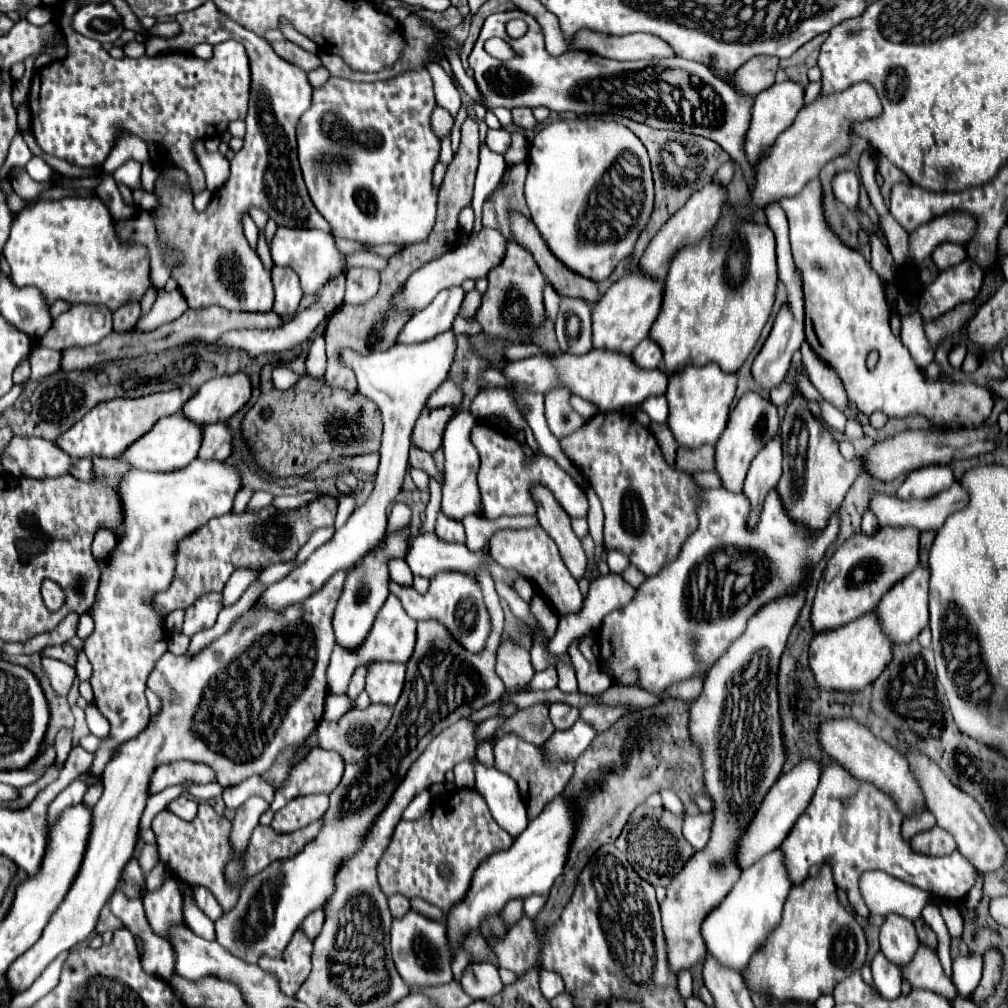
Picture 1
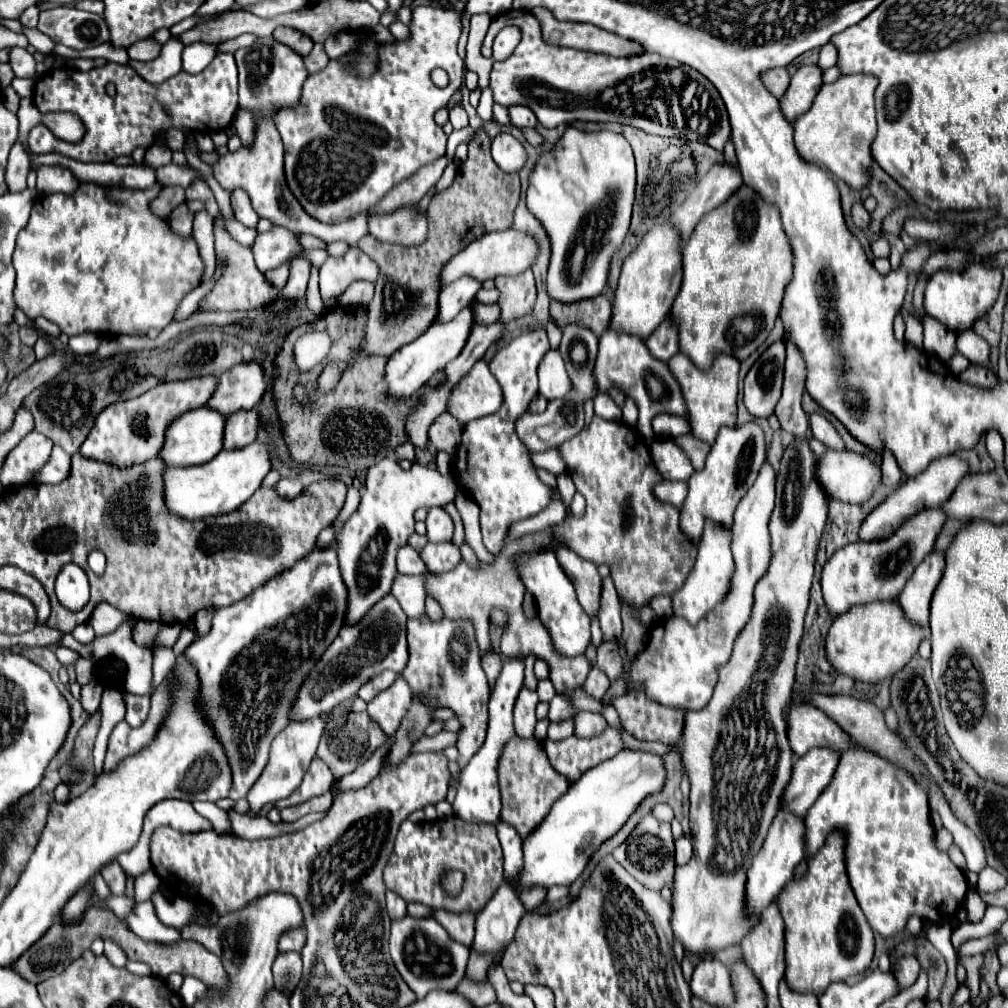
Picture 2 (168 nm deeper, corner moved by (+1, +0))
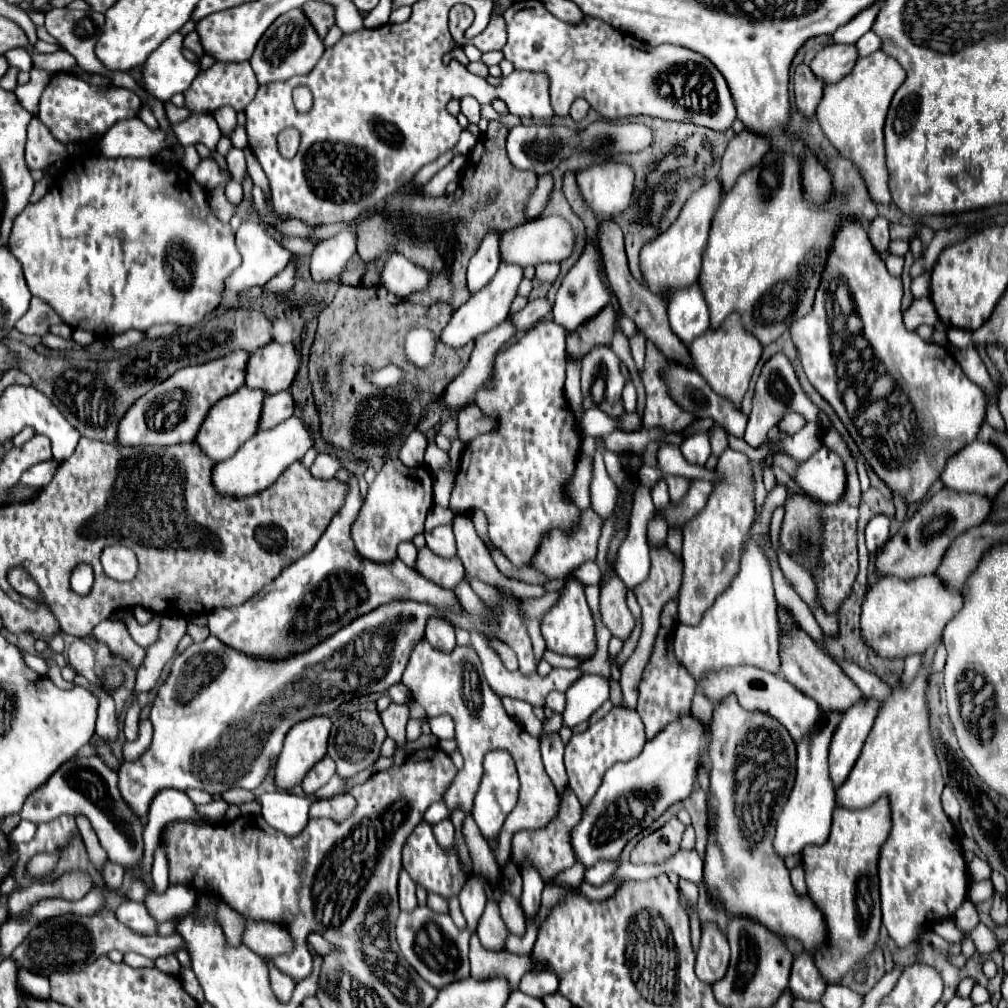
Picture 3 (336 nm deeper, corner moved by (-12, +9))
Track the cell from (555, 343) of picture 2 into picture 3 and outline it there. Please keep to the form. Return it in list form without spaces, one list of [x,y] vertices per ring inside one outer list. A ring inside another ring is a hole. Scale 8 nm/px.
[[[567,358],[567,382],[565,394],[573,408],[581,404],[581,390],[579,390],[579,362],[575,358]]]

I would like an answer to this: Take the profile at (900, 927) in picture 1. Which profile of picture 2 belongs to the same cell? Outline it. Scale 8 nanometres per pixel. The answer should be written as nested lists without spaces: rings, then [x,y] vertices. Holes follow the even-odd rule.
[[[912,955],[902,957],[896,963],[896,971],[894,971],[896,981],[898,981],[898,991],[904,991],[910,985],[914,985],[916,979],[918,979],[918,973],[920,973],[920,965],[918,965],[916,957],[912,957]]]

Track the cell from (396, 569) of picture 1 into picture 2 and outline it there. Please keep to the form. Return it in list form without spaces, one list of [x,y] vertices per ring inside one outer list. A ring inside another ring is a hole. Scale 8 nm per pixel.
[[[398,575],[392,585],[392,595],[398,599],[408,619],[422,619],[422,615],[426,615],[426,609],[424,609],[426,595],[424,595],[422,577]]]

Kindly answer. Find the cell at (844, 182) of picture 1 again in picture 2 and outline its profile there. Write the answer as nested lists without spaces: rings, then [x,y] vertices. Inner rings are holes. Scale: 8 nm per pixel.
[[[856,203],[856,205],[852,207],[852,221],[854,221],[854,225],[858,225],[860,229],[868,229],[868,225],[870,225],[870,215],[868,215],[868,211],[862,207],[862,203]]]

